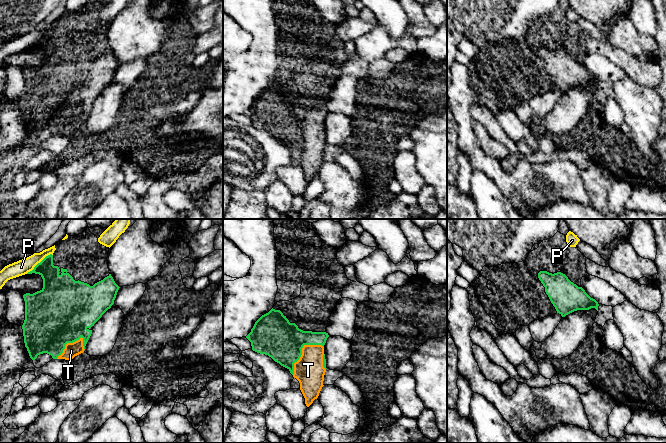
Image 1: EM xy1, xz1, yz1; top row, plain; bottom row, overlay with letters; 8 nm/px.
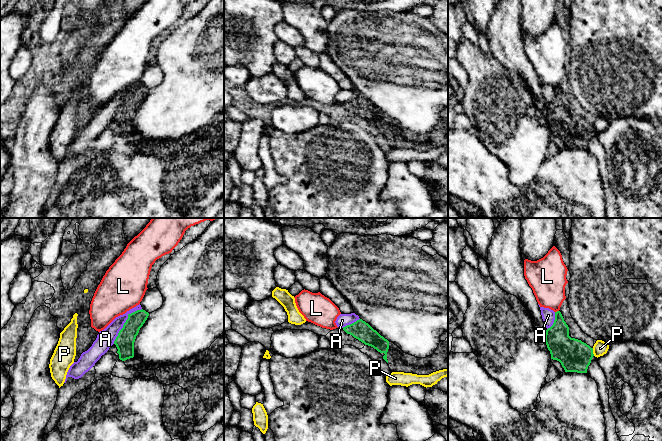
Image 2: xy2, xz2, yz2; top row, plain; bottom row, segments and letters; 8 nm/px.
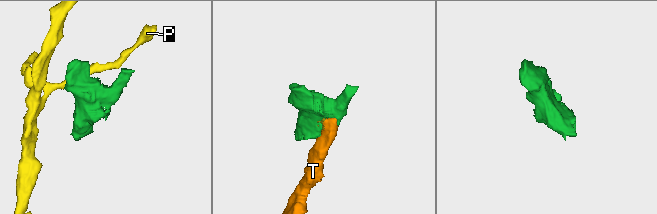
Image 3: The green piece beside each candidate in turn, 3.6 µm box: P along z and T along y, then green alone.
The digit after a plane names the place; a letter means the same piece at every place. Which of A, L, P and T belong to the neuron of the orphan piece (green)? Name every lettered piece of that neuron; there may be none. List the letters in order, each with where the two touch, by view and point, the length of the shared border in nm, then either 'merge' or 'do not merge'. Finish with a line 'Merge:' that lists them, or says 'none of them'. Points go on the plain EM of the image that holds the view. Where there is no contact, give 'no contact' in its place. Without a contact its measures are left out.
A: xy2 (124, 99) | 360 nm | do not merge
L: yz2 (557, 87) | 40 nm | do not merge
P: xy1 (40, 38) | 260 nm | do not merge
T: xz1 (301, 126) | 340 nm | merge
Merge: T

